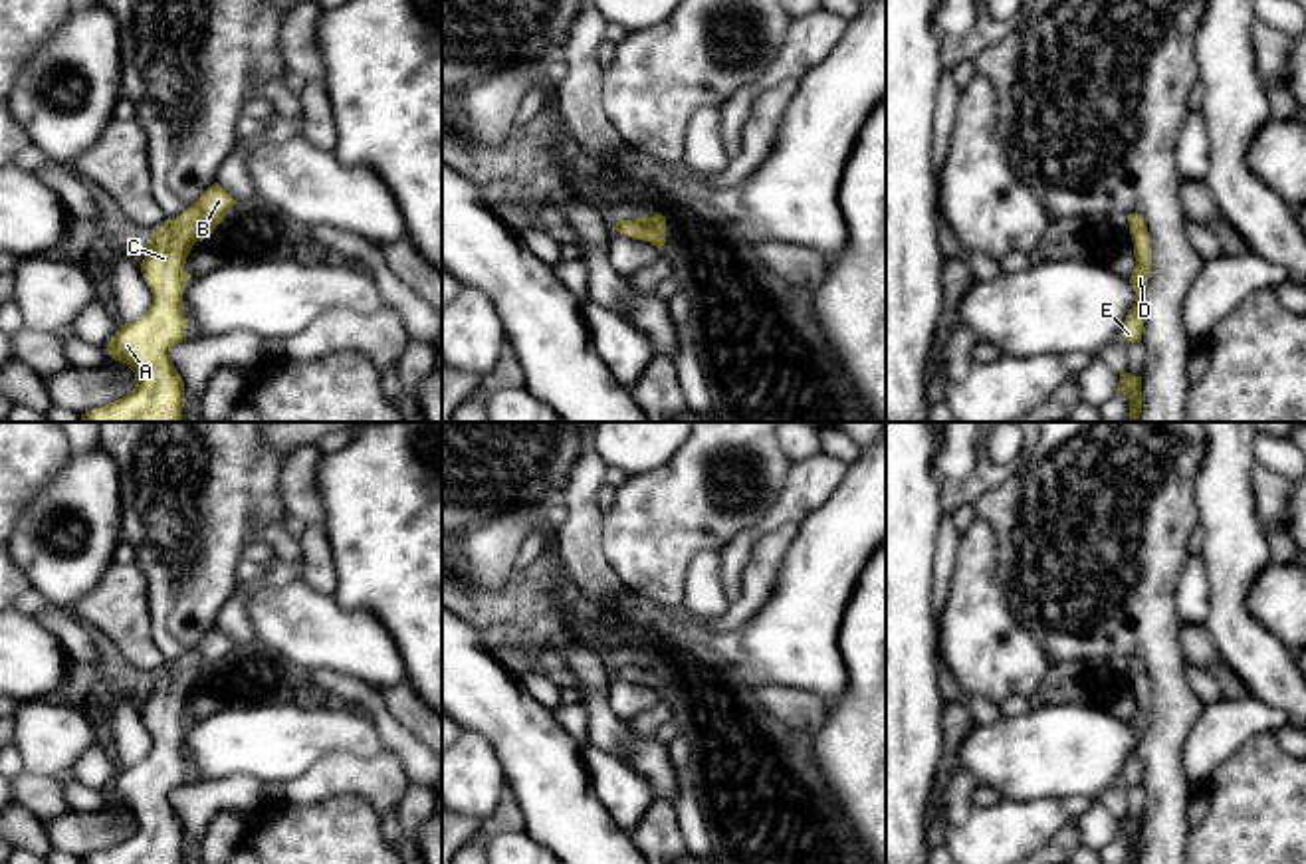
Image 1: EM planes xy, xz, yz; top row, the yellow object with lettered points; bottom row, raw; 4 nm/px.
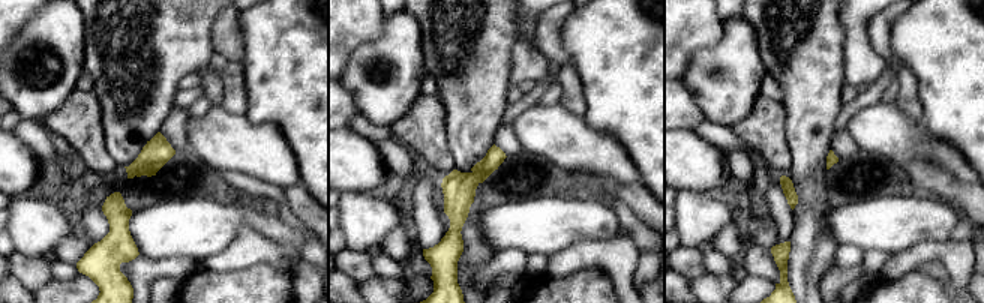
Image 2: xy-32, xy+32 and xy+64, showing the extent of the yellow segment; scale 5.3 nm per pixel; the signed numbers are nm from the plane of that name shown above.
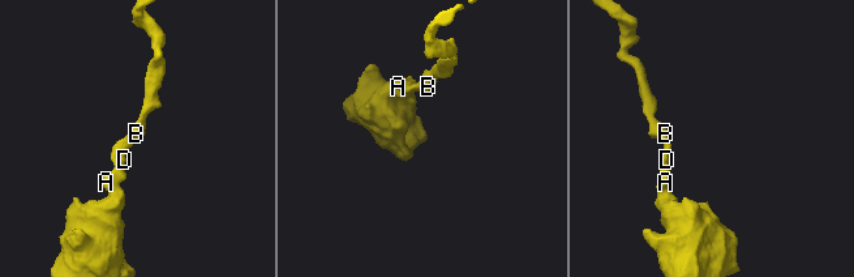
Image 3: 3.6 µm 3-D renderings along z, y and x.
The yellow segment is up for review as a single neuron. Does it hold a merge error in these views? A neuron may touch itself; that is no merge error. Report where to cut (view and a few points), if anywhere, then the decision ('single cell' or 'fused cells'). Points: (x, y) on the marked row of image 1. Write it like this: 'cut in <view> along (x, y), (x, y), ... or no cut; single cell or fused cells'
no cut; single cell

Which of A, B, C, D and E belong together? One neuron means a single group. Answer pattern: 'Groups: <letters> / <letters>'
Groups: A B C D E

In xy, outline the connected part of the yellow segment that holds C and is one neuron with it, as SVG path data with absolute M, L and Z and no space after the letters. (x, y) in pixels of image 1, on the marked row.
M214 182L180 216L164 220L151 234L141 273L153 291L151 309L135 323L121 325L109 355L135 373L135 388L105 406L81 414L79 422L180 422L184 380L168 351L186 341L188 319L182 293L190 279L184 270L196 242L214 234L236 200Z

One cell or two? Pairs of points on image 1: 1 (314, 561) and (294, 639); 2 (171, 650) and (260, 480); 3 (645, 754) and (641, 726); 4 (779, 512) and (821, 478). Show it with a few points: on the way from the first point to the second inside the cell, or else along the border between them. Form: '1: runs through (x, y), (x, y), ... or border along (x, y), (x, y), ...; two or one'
1: border along (296, 575), (331, 595); two
2: runs through (183, 609), (207, 534), (218, 522); one
3: border along (627, 722), (637, 734), (652, 740); two
4: runs through (789, 508), (811, 486); one

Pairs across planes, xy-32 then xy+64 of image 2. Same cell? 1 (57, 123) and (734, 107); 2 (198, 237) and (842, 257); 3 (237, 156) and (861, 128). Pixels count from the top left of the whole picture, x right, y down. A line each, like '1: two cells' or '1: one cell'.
1: two cells
2: two cells
3: one cell

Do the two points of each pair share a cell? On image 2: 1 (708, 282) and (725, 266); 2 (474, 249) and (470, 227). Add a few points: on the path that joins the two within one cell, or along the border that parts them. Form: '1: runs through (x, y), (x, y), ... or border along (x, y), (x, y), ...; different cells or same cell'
1: border along (701, 251), (704, 267), (708, 272), (731, 276); different cells
2: runs through (474, 243), (470, 233); same cell

